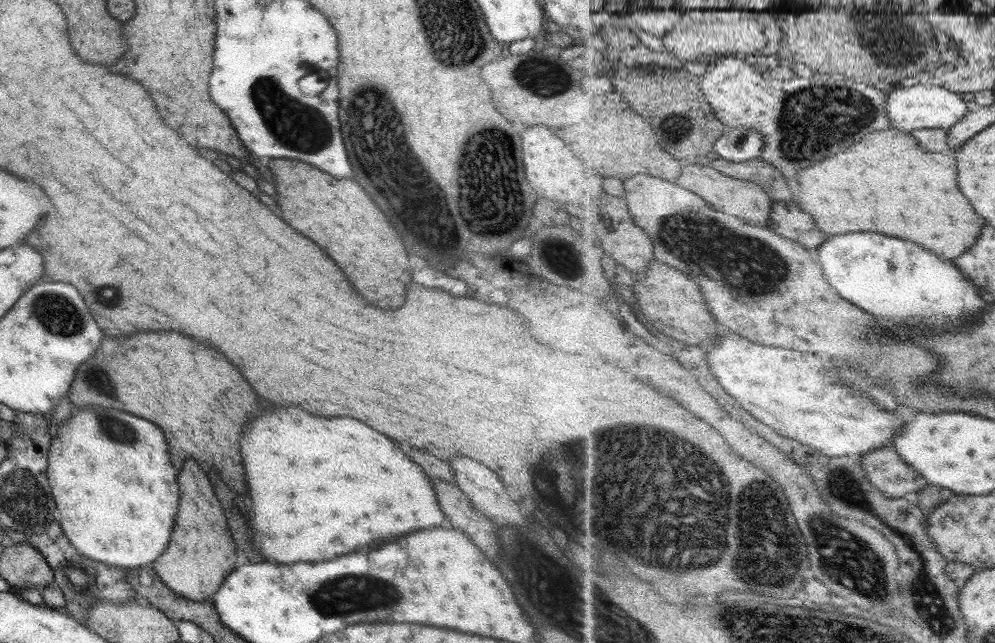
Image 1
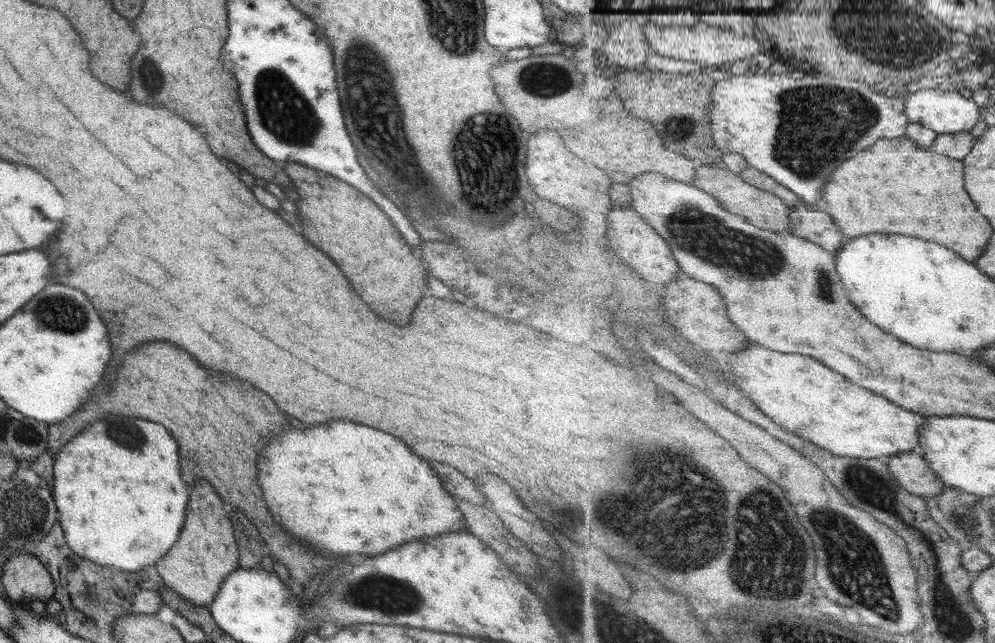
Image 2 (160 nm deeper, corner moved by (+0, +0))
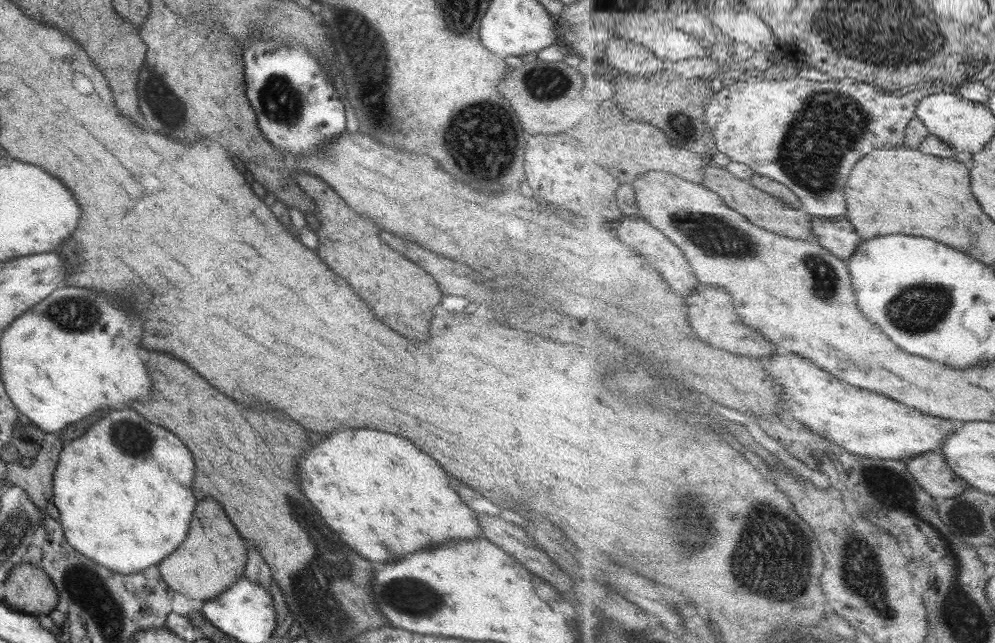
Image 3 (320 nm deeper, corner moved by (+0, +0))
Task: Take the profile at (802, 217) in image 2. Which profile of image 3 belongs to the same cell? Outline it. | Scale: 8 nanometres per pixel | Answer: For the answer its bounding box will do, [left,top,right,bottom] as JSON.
[812,215,862,262]

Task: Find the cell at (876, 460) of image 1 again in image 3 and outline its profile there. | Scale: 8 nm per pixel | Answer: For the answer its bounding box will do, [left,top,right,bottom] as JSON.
[908,451,970,500]

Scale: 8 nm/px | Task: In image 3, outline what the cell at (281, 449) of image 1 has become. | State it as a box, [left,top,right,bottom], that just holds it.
[299,430,480,562]

